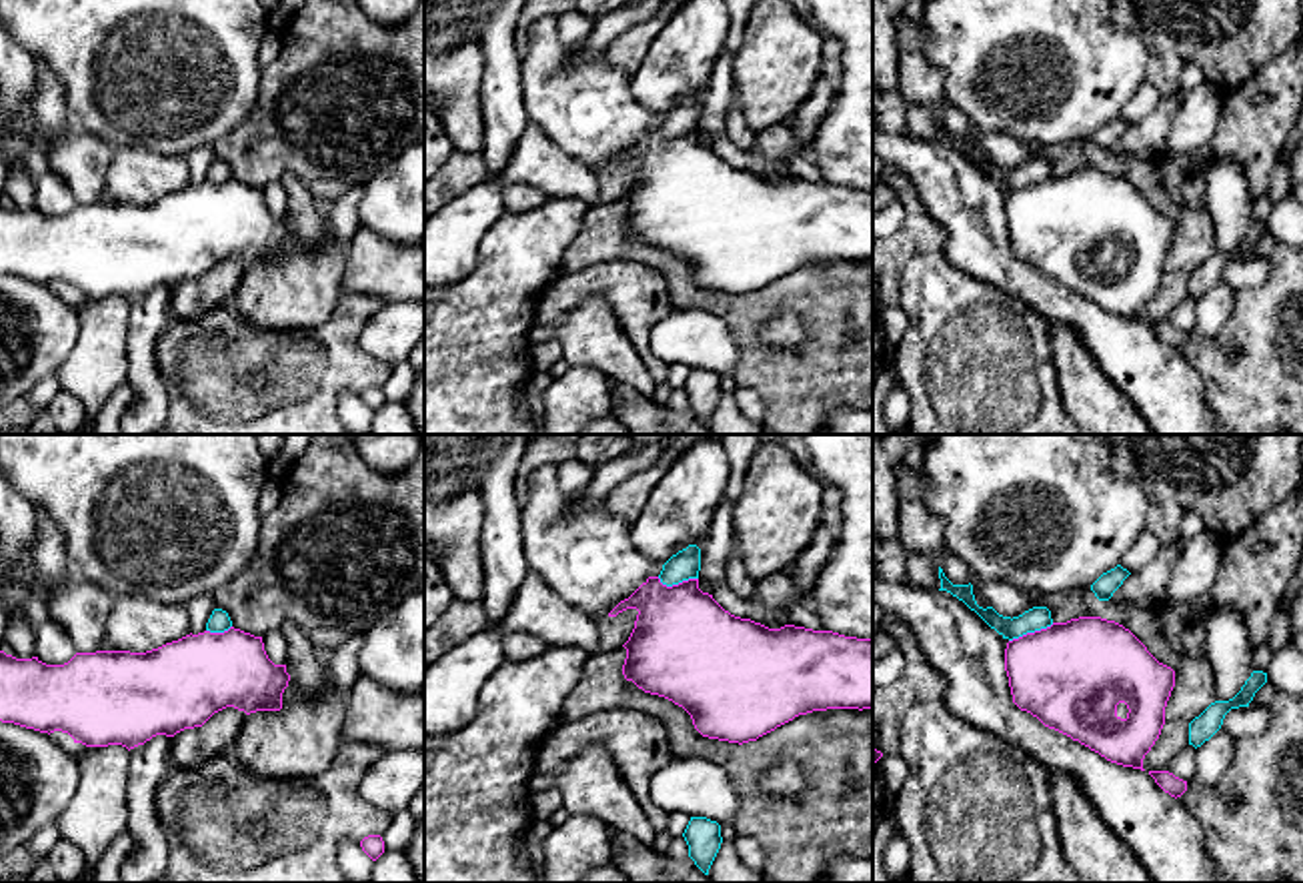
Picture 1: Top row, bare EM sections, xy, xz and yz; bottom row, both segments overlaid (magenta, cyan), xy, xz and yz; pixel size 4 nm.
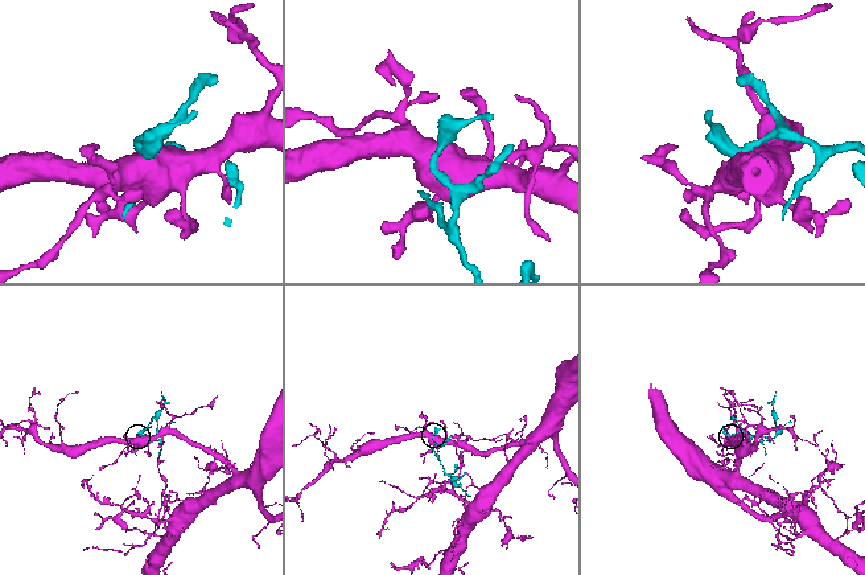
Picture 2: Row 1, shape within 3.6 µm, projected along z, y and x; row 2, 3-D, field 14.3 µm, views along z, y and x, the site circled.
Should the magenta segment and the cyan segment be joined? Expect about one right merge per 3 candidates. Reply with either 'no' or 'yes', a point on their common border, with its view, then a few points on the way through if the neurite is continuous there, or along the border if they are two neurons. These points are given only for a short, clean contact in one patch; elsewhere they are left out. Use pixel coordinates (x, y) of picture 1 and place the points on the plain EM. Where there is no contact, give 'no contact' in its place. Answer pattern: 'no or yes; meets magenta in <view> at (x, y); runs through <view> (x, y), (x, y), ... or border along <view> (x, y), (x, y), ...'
no; meets magenta in yz at (1031, 185); border along yz (1053, 175), (1009, 193)

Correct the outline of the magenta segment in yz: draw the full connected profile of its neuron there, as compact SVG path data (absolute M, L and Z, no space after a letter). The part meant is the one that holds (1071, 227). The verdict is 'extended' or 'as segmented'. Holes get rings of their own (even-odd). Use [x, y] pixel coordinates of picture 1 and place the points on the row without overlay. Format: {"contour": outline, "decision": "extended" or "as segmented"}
{"contour": "M1101 168L1053 174L1007 194L1005 222L1013 254L1111 314L1143 320L1165 276L1175 222L1159 214L1123 176Z", "decision": "as segmented"}

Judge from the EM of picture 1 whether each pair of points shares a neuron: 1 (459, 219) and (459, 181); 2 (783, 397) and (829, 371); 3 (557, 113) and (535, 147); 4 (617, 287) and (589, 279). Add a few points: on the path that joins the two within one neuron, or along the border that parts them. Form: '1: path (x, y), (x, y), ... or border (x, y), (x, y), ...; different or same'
1: border (487, 179), (455, 195), (445, 205); different
2: path (795, 387), (817, 375); same
3: border (531, 121), (579, 163); different
4: path (611, 281), (595, 281); same

